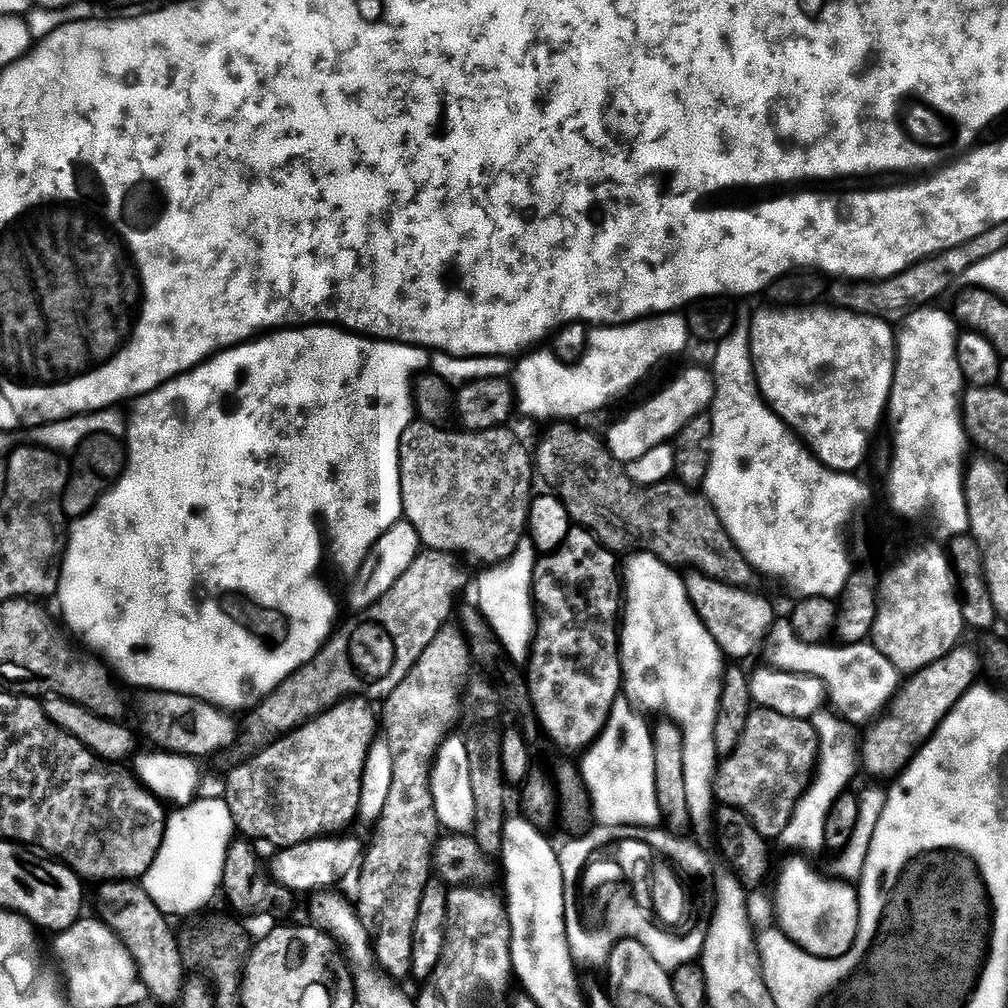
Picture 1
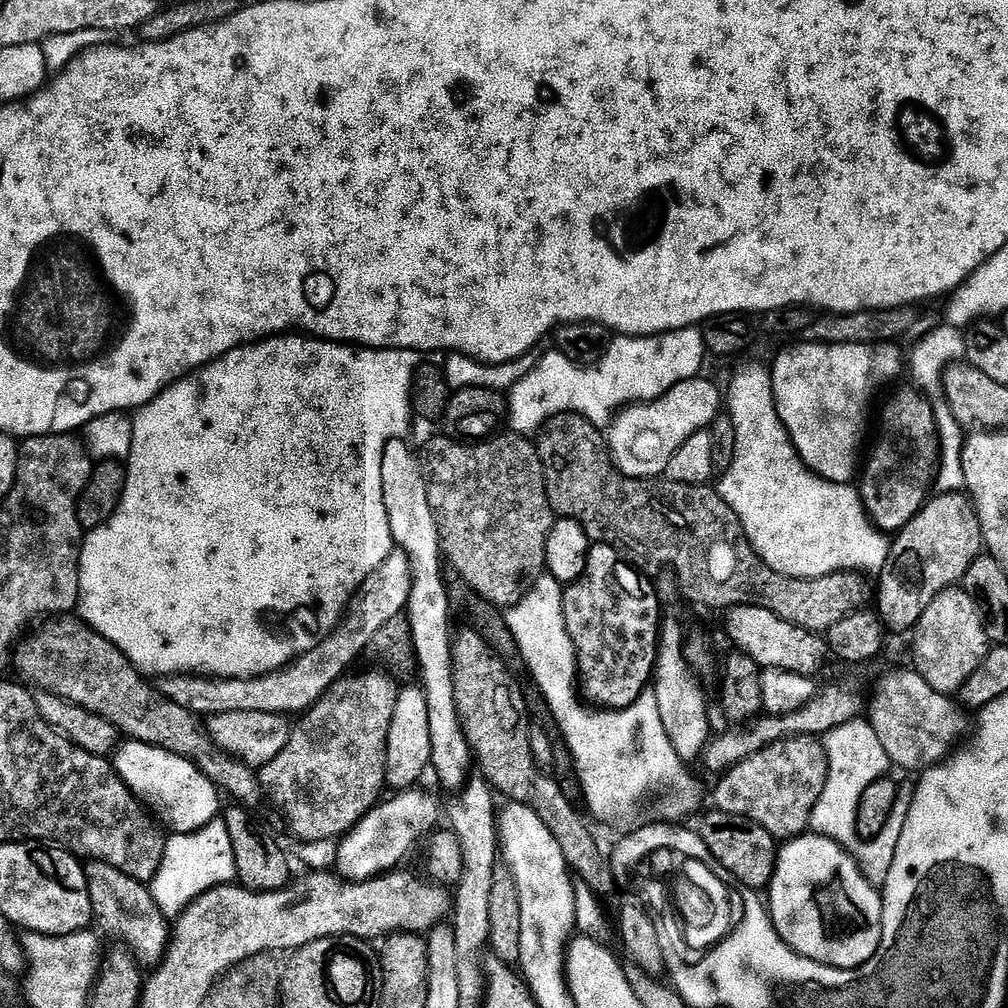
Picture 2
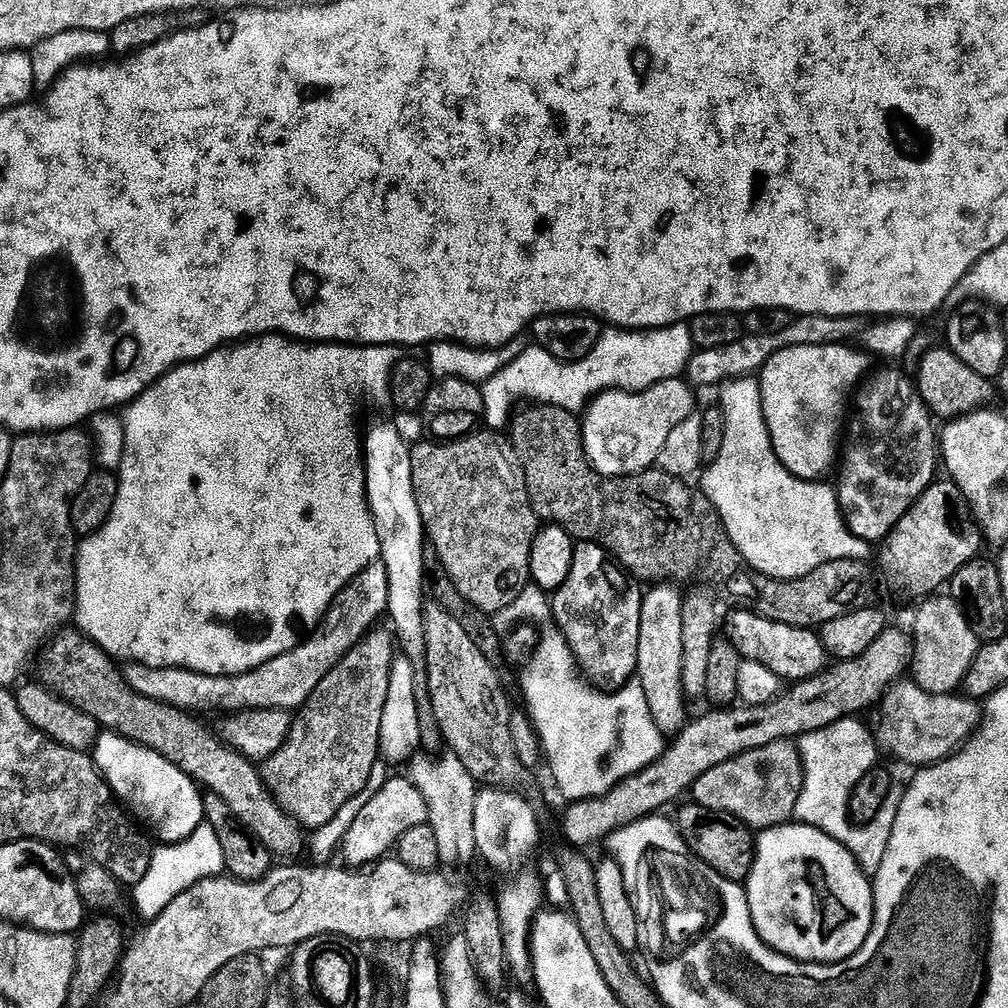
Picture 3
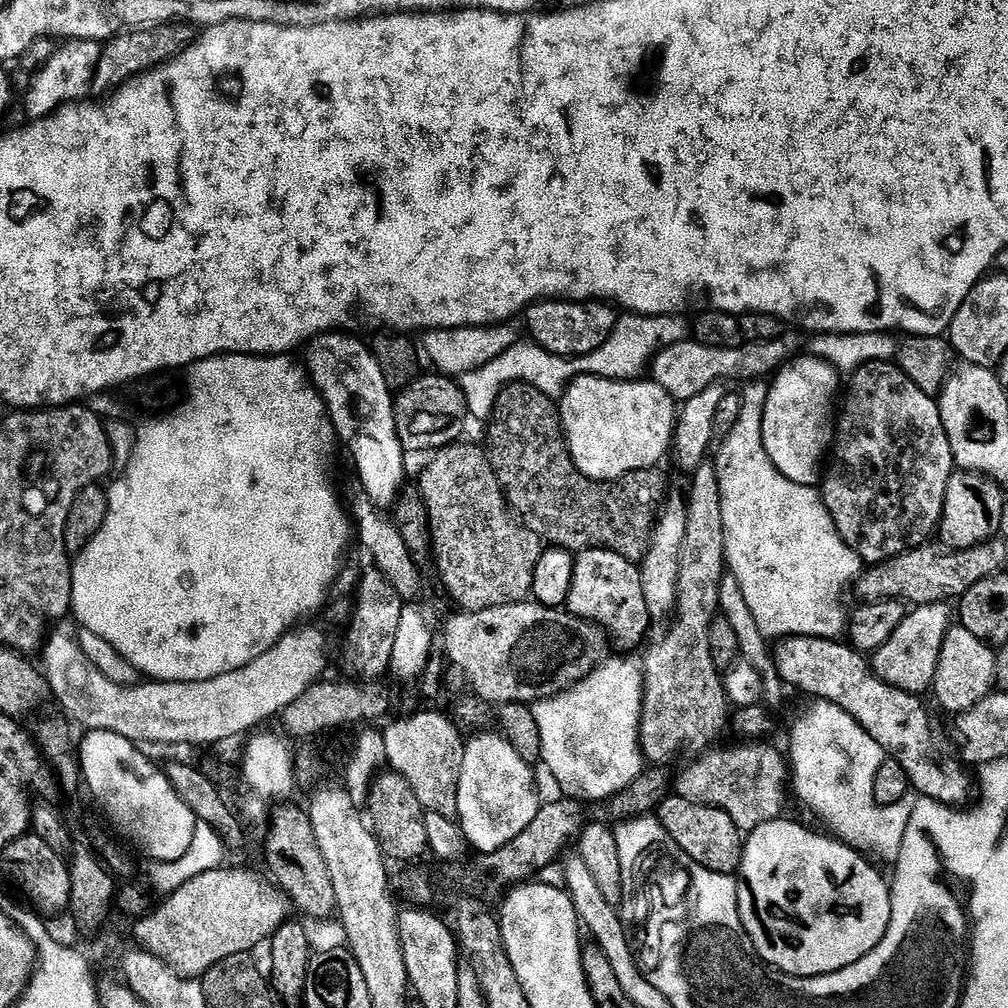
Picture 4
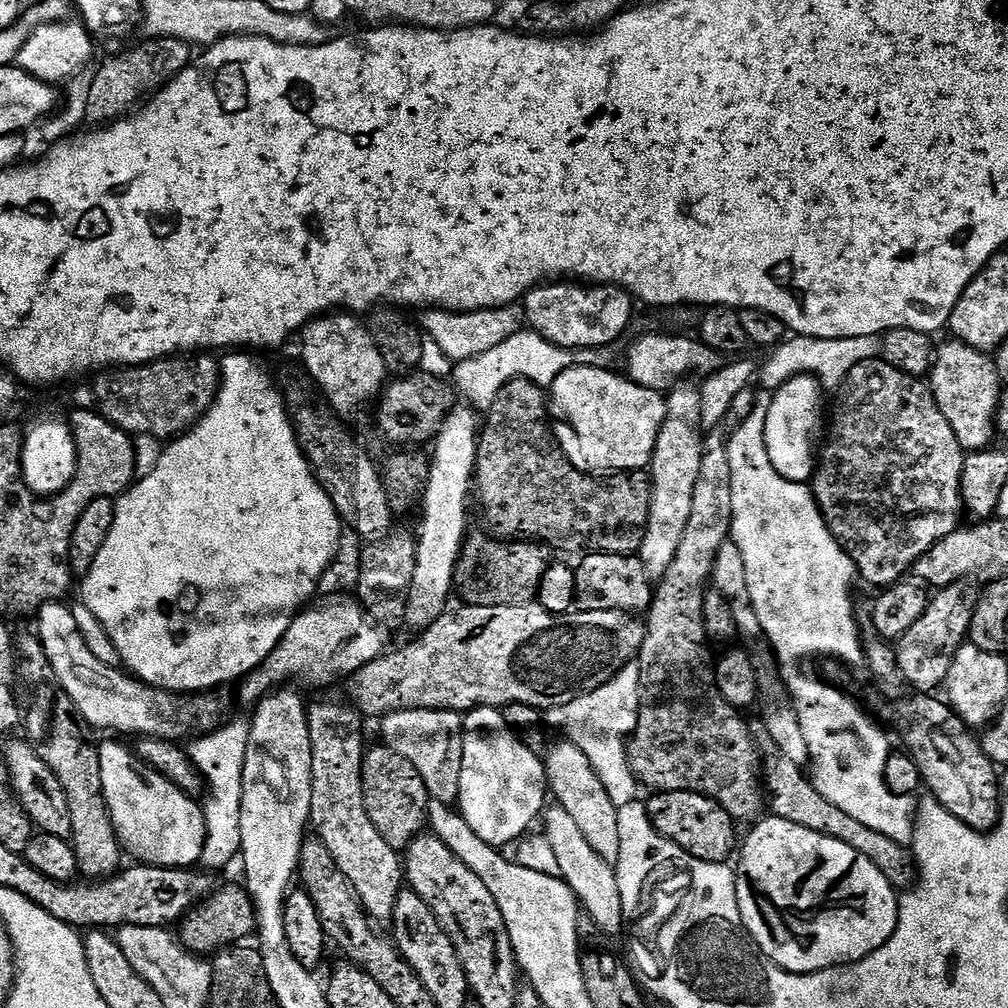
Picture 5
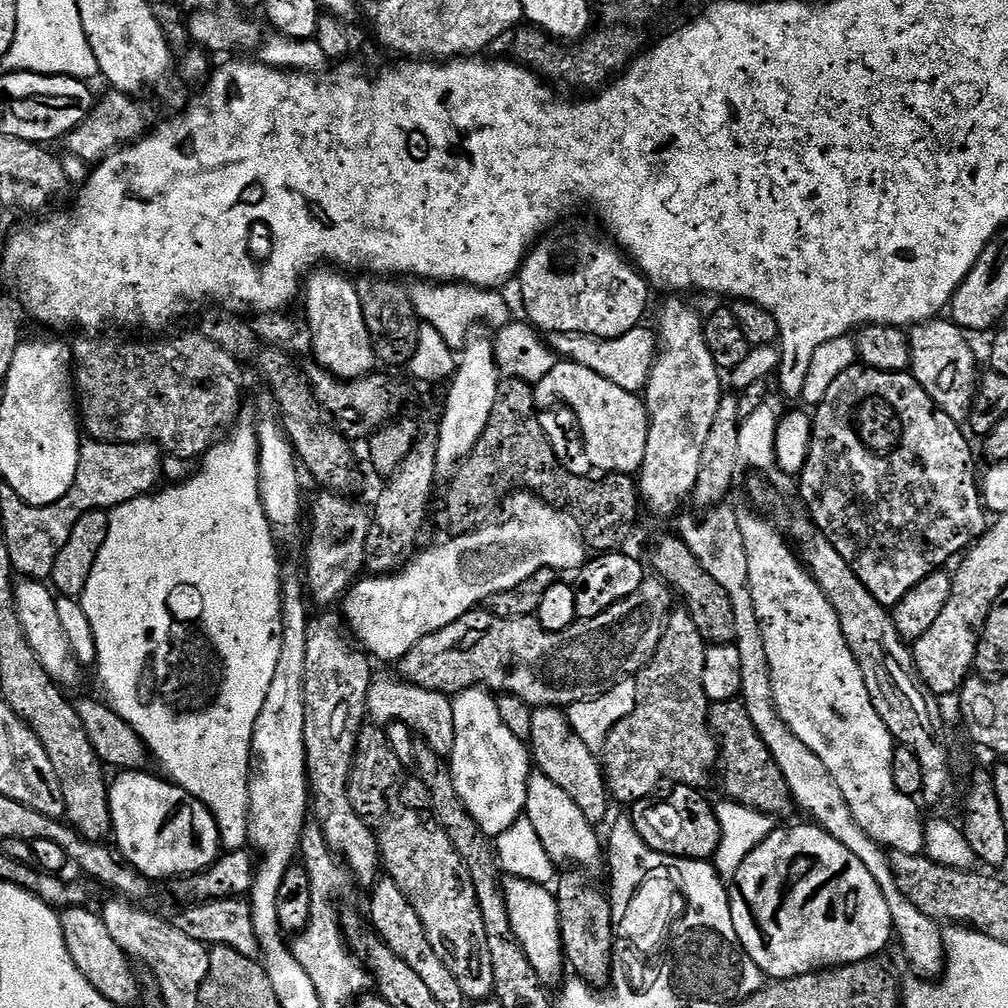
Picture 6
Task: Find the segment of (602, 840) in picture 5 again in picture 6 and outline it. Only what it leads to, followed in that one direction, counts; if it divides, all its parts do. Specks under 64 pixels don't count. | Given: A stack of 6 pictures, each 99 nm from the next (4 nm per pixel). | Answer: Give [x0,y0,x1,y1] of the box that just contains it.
[530,707,610,822]

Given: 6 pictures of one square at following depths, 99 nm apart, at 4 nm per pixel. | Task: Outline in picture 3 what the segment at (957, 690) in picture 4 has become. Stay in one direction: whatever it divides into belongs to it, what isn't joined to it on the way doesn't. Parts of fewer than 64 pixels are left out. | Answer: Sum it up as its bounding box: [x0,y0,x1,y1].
[914,599,982,693]

